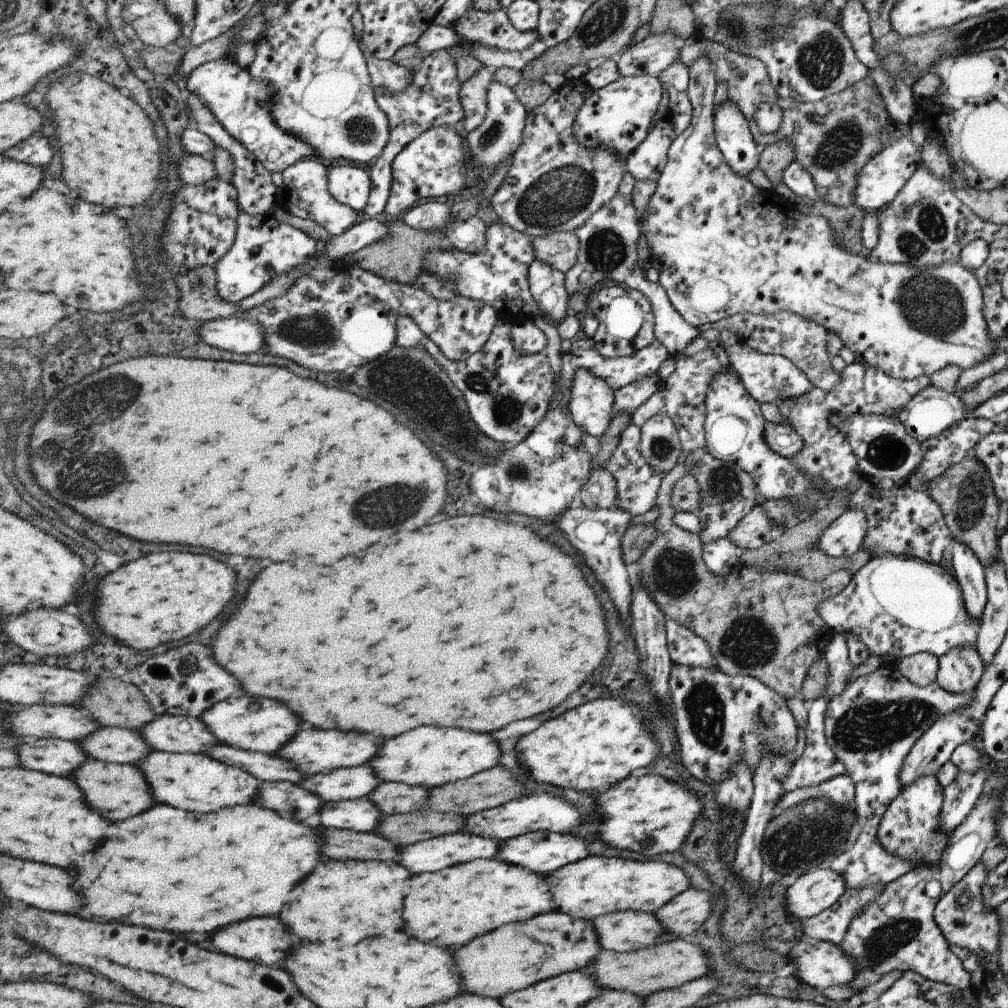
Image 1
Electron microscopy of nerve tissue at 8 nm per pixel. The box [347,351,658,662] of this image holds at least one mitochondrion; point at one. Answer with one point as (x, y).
(409, 380)

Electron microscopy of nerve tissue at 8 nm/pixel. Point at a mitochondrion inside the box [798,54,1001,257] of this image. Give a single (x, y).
(840, 140)

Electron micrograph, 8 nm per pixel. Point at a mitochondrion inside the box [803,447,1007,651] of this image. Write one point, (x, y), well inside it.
(970, 506)

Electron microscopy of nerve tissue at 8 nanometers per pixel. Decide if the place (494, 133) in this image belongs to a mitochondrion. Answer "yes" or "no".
yes

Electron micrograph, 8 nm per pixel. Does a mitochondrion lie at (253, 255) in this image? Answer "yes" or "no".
yes

